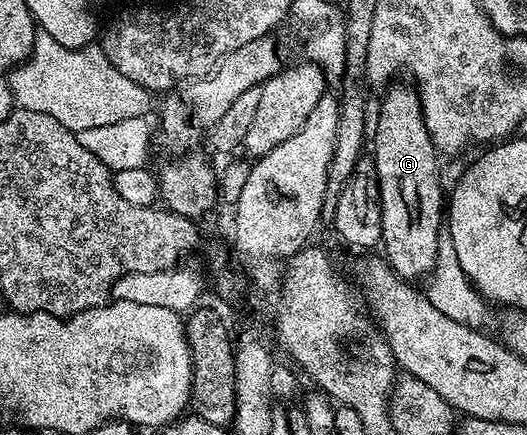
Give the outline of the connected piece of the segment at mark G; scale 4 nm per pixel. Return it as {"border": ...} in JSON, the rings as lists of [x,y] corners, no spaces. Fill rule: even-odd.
{"border":[[[390,85],[385,88],[386,96],[382,99],[382,104],[378,107],[378,124],[373,124],[372,127],[372,147],[374,143],[374,152],[372,152],[372,158],[376,165],[376,171],[378,173],[378,188],[380,189],[380,201],[382,202],[382,241],[380,244],[381,250],[384,252],[384,258],[390,267],[396,272],[401,279],[407,281],[415,281],[421,277],[429,276],[430,272],[434,269],[434,262],[436,261],[436,253],[438,252],[438,240],[440,238],[440,232],[444,227],[444,191],[442,195],[442,171],[438,168],[438,159],[440,160],[440,152],[437,147],[434,146],[432,137],[428,133],[428,125],[426,124],[426,118],[422,112],[422,102],[418,96],[417,90],[413,86],[407,85],[407,87],[394,87]]]}

